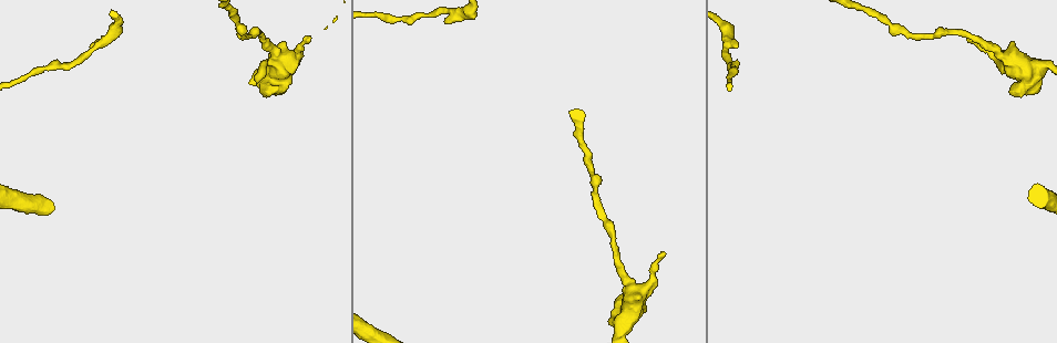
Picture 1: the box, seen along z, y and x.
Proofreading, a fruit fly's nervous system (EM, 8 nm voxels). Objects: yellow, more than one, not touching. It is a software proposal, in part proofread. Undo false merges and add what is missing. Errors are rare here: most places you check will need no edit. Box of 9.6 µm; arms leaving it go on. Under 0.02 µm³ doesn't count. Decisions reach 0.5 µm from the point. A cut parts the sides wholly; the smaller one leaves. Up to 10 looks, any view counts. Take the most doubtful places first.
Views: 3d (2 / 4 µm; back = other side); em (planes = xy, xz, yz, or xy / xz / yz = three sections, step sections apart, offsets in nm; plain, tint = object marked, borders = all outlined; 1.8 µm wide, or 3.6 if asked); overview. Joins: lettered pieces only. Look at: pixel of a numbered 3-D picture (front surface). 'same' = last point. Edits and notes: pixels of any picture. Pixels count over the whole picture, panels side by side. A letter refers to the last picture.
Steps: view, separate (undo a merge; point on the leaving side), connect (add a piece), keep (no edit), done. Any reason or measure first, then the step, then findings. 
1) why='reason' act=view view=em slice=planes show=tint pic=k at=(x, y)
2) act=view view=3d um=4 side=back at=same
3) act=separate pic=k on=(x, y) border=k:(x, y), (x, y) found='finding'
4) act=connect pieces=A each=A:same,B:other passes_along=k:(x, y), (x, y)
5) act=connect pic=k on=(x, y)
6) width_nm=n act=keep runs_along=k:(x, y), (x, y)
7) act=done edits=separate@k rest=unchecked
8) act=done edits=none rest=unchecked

why='thin end' act=view view=em um=3.6 slice=xy step=8 show=borders pic=1 at=(968, 40)

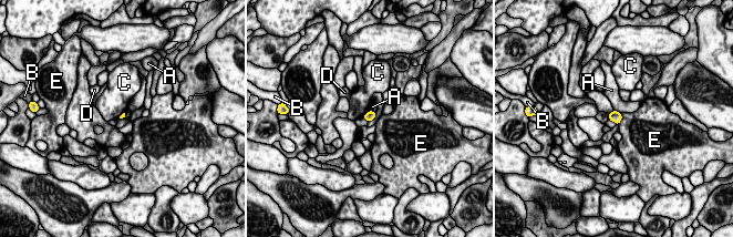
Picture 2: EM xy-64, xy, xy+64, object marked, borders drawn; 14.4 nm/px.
act=keep each=A:other,B:other,C:other,D:other,E:other border=2:(369, 110), (362, 116) found='none of them fits'

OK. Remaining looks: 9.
why='abrupt turn' act=view view=3d um=4 pic=1 at=(629, 312)

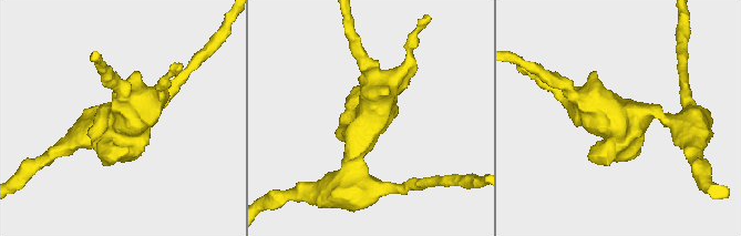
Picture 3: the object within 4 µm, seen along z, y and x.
act=view view=em um=3.6 slice=planes show=tint pic=3 at=(621, 133)

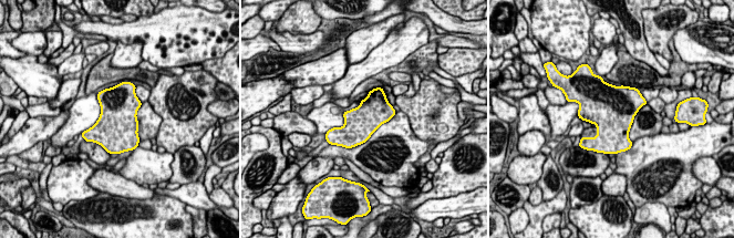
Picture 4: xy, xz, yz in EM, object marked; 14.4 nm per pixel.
why='what lies round it' act=view view=em um=3.6 slice=planes show=borders at=same

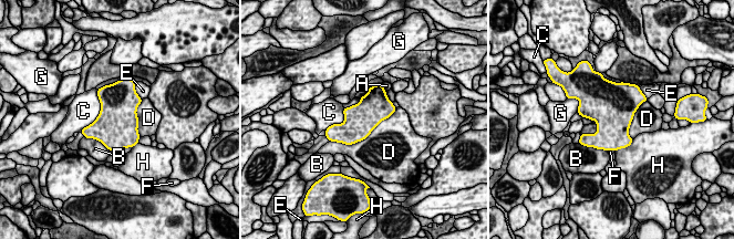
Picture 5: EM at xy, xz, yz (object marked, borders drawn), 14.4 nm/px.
width_nm=480 longest_contact=D:1050nm act=keep each=A:other,B:other,C:other,D:other,E:other,F:other,G:other,H:other found='all the same neuron'

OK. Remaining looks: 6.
why='narrows sharply' act=view view=em slice=planes show=borders pic=1 at=(428, 17)

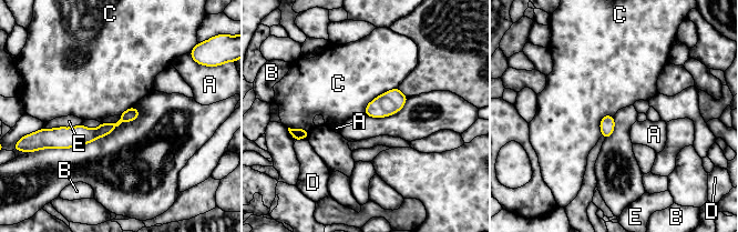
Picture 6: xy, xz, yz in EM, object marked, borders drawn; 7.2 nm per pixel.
width_nm=90 act=keep each=A:other,B:other,C:other,D:other,E:other runs_along=6:(135, 112), (93, 134), (53, 132) found='one neuron here'

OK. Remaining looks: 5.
why='a narrow waist' act=view view=em slice=planes show=tint pic=1 at=(915, 38)

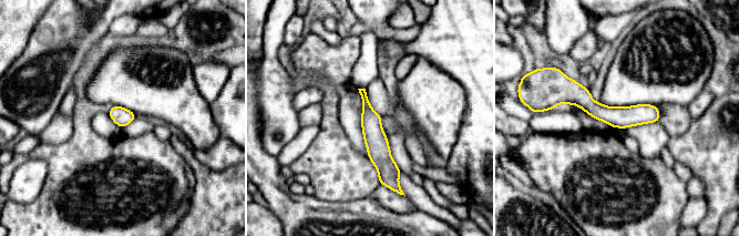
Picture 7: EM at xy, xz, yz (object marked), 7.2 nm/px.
why='what lies round it' act=view view=em slice=planes show=borders at=same

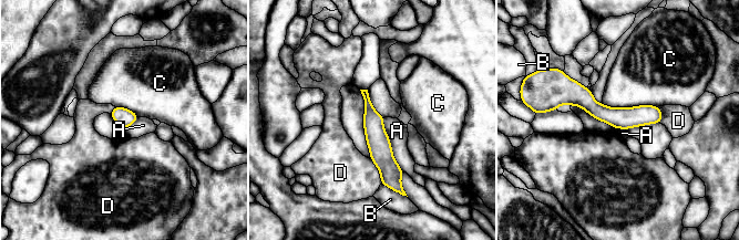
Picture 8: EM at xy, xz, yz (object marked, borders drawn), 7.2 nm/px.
width_nm=140 act=keep each=A:other,B:other,C:other,D:other border=8:(383, 117), (393, 159), (404, 171) found='continuous, no second neuron'

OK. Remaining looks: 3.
act=done edits=none rest=unchecked

